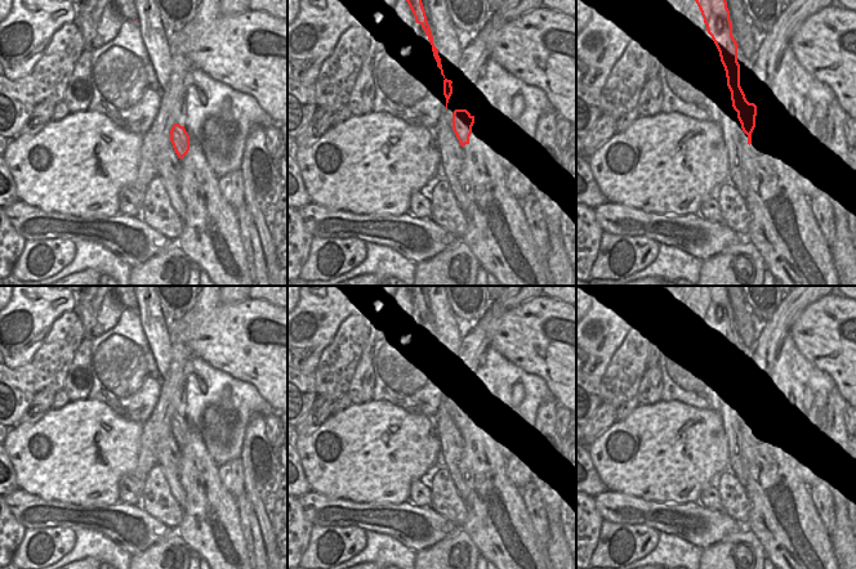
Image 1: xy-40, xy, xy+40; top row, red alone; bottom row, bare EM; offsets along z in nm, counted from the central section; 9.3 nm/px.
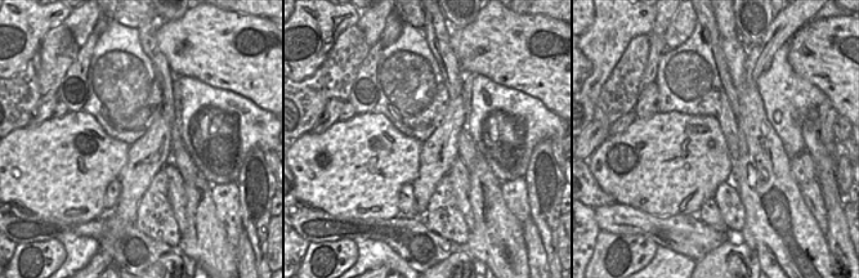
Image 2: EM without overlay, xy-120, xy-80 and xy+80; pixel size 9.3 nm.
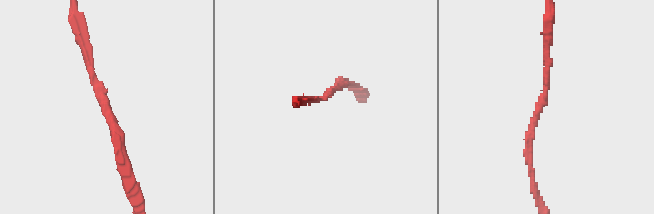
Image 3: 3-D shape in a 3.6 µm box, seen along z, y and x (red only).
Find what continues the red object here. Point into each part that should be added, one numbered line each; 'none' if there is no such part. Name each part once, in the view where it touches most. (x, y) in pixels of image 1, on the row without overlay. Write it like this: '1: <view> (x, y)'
none

